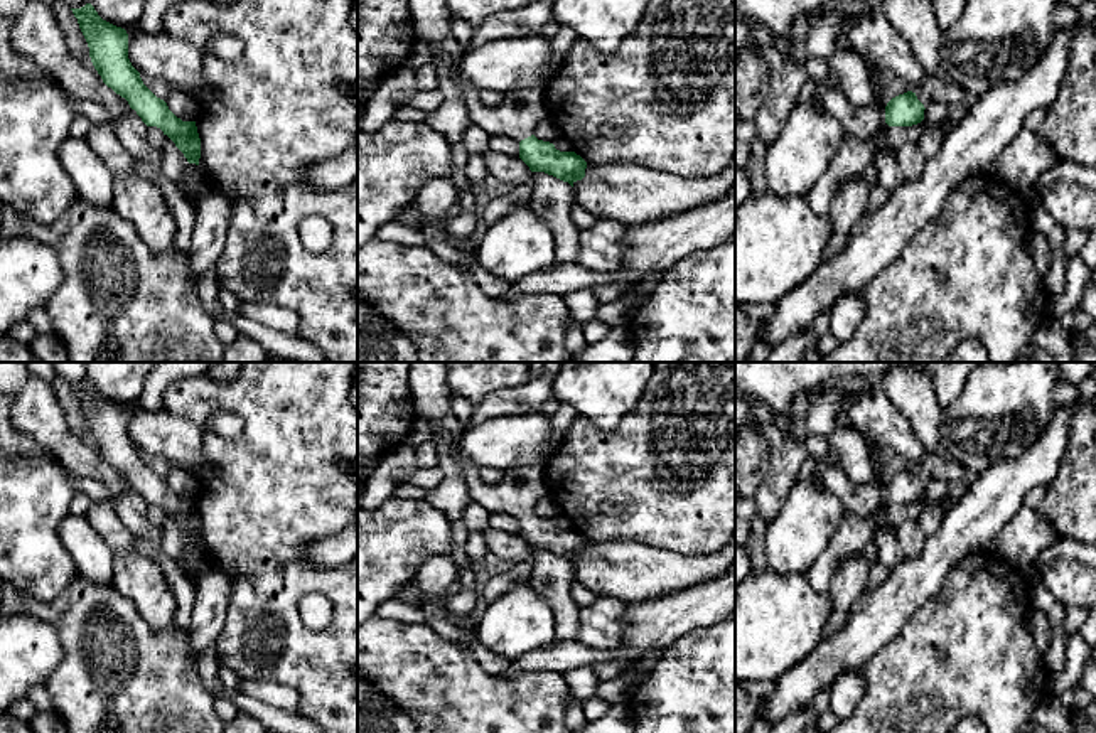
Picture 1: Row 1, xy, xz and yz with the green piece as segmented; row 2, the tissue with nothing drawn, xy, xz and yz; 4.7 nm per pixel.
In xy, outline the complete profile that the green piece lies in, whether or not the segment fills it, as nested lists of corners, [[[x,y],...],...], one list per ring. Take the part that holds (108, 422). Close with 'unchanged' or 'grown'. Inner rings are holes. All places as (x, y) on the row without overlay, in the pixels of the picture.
[[[91,381],[71,386],[88,420],[89,435],[103,460],[125,475],[147,504],[157,504],[184,531],[189,541],[199,543],[201,516],[196,499],[182,499],[142,458],[128,436],[128,411],[103,398]]]; unchanged

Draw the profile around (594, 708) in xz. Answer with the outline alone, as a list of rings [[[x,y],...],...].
[[[597,696],[583,701],[582,704],[583,704],[583,714],[585,714],[587,723],[604,718],[612,708],[607,701]]]

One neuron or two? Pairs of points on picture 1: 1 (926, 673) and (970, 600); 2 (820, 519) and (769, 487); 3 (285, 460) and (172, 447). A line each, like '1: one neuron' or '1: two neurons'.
1: one neuron
2: two neurons
3: two neurons

